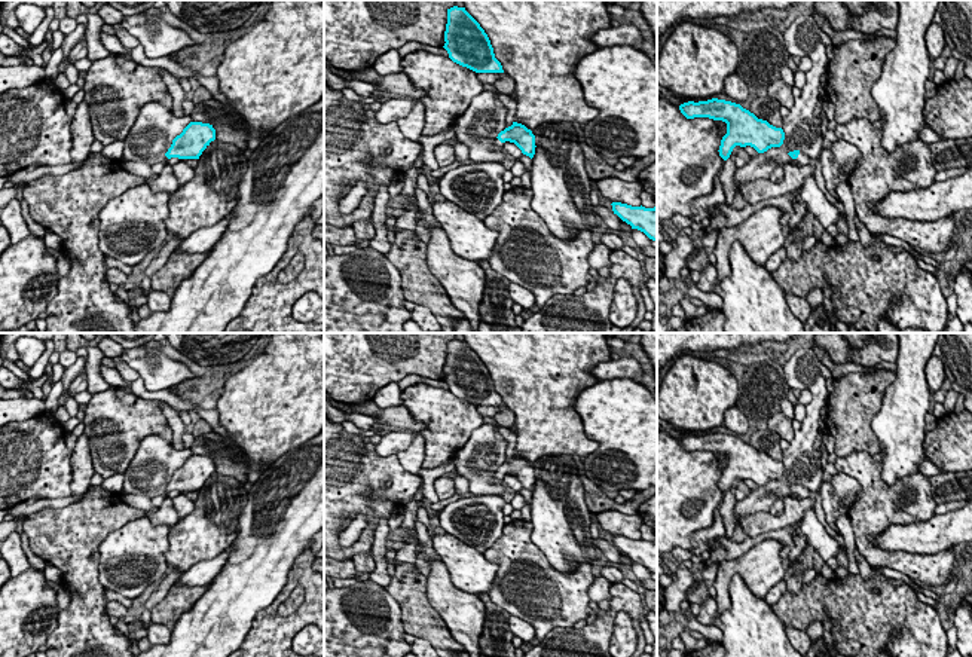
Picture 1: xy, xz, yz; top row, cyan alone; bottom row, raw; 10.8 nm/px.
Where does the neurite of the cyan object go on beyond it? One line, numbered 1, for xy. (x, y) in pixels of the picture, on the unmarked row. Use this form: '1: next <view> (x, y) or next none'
1: next none

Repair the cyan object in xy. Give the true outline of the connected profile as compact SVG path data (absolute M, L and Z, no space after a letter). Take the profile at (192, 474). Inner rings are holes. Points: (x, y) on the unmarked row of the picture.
M190 455L180 468L172 473L165 486L168 492L199 492L202 485L216 473L216 462L210 456Z

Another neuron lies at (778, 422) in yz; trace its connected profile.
M782 410L768 419L768 430L774 431L780 438L791 441L794 438L792 421L788 419Z

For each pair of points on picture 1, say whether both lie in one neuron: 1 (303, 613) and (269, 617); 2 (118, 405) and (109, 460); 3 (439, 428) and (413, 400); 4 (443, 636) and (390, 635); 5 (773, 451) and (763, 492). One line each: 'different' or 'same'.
1: same
2: same
3: same
4: different
5: different

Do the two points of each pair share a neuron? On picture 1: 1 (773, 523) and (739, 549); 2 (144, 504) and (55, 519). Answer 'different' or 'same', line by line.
1: different
2: different

